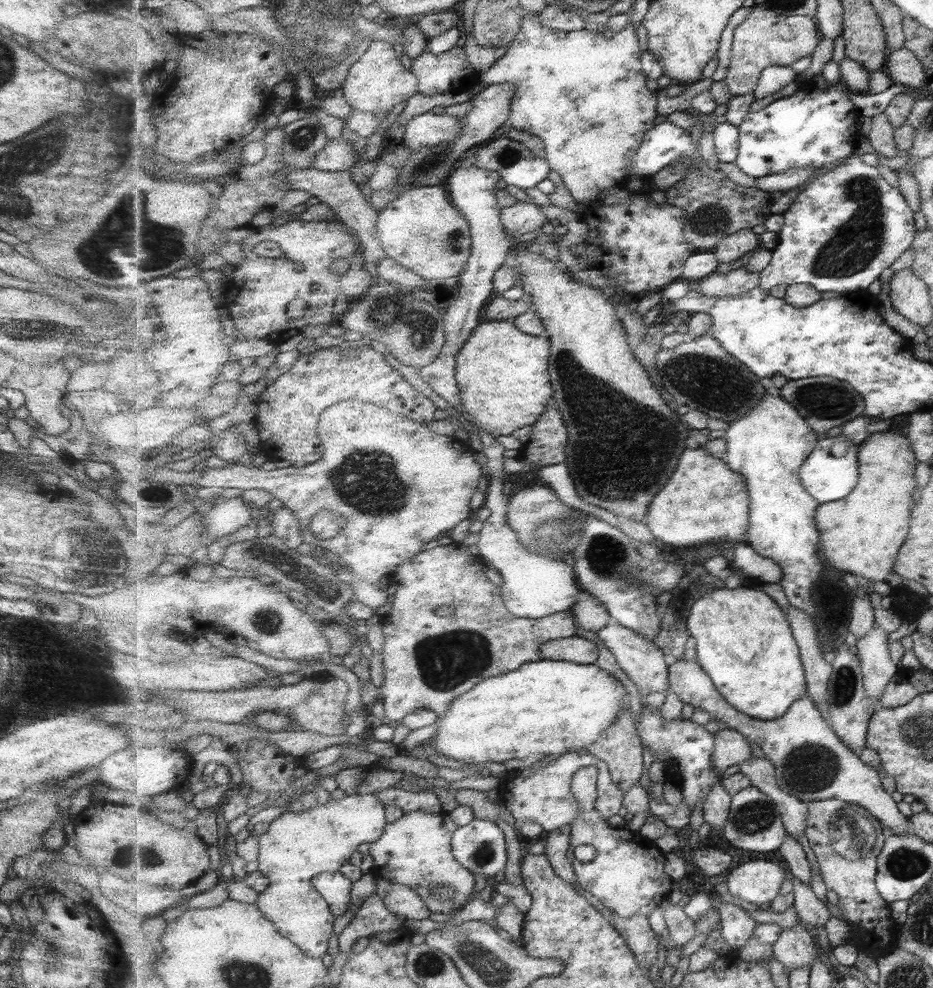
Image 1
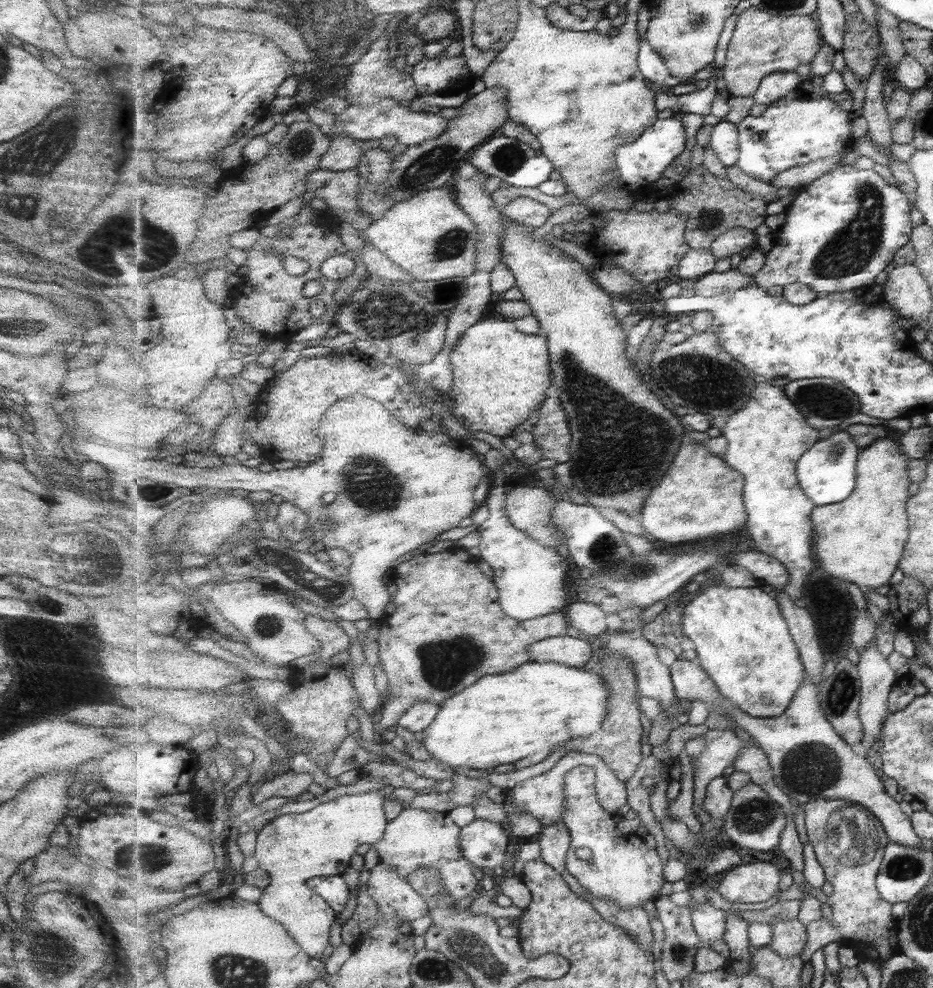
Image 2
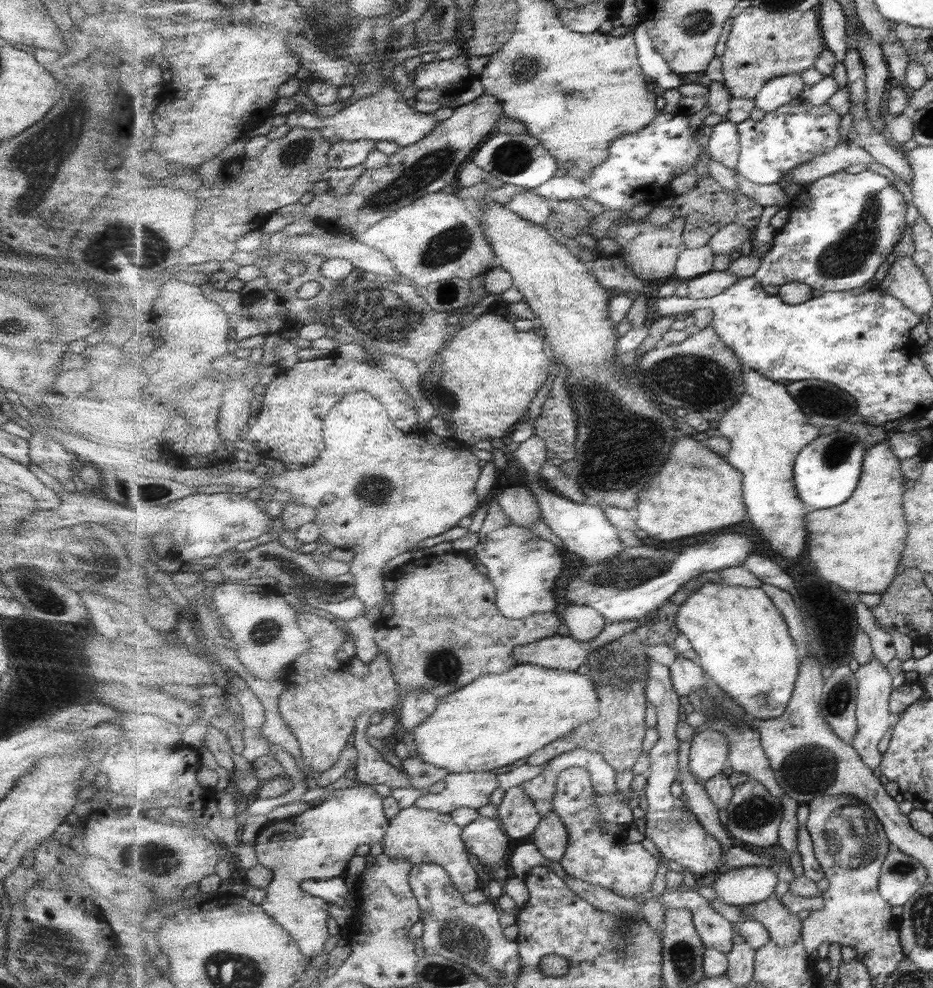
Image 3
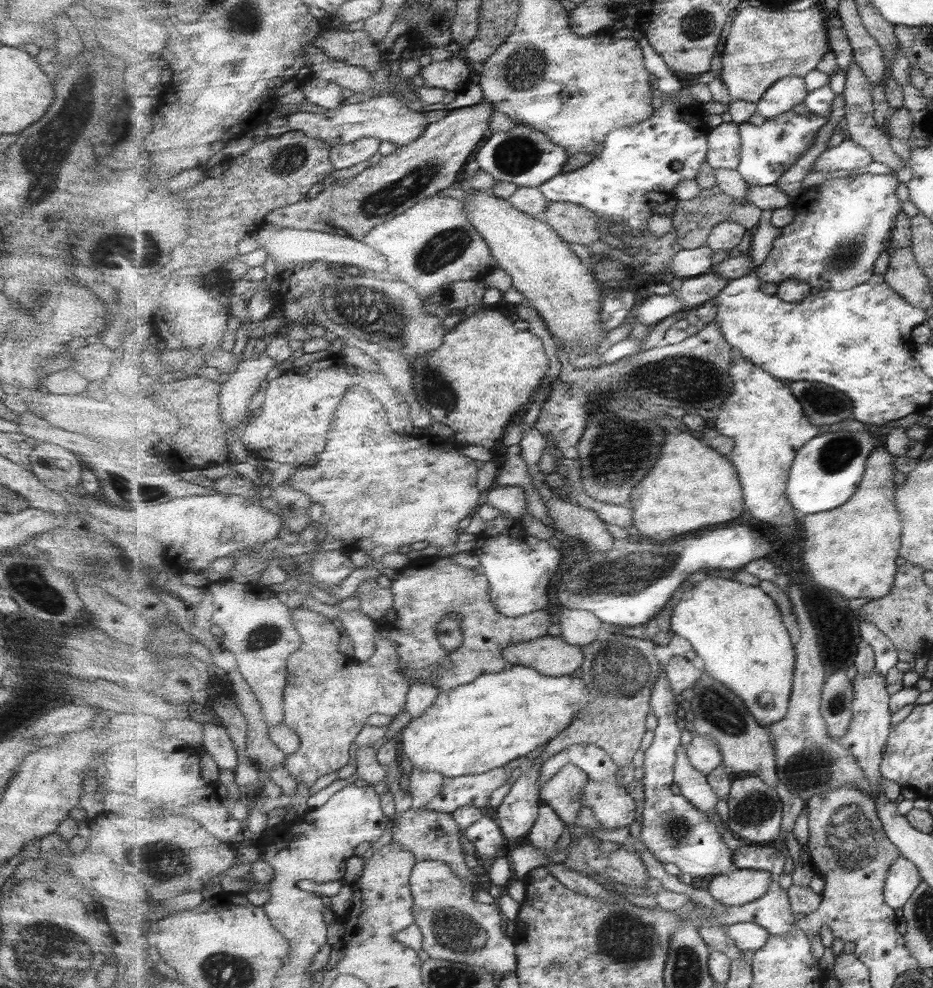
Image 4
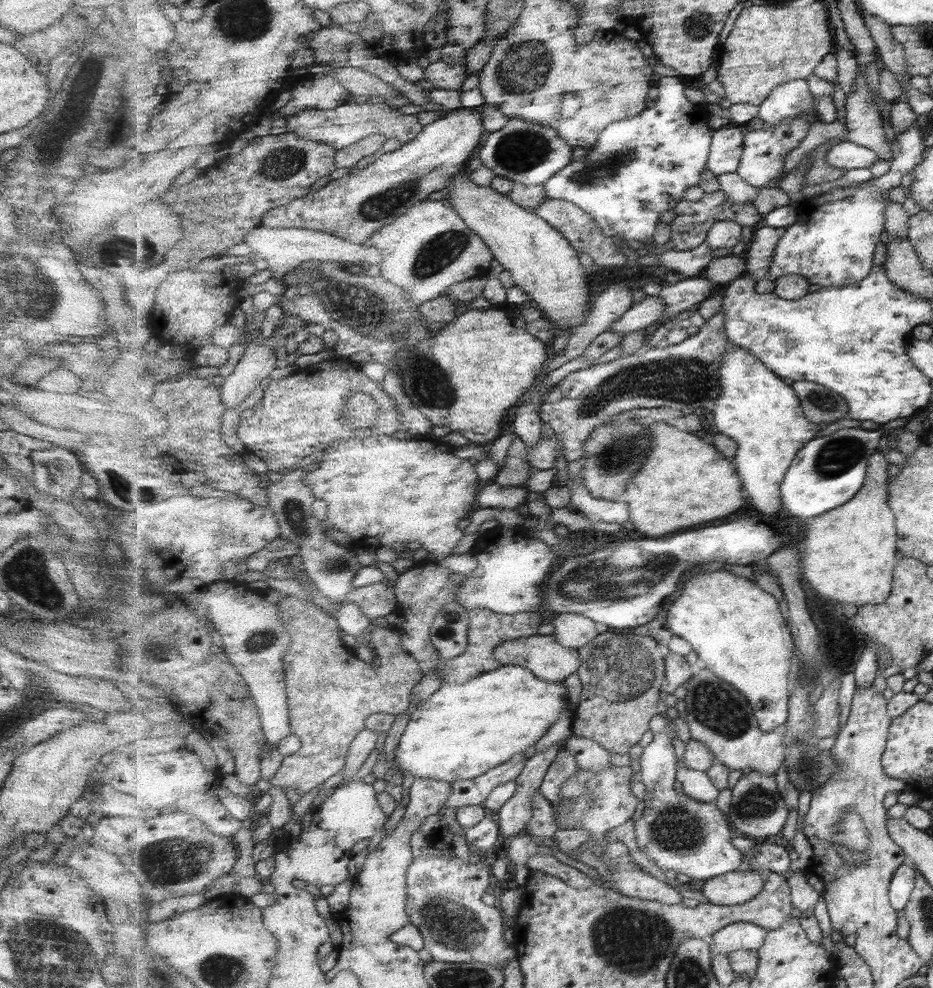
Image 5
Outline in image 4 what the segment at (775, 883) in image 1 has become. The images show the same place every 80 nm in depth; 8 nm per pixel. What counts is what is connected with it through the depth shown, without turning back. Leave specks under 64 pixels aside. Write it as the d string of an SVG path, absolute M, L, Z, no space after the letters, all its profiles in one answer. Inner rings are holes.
M737 869L731 874L713 877L708 891L723 904L742 906L768 894L777 876L759 869Z

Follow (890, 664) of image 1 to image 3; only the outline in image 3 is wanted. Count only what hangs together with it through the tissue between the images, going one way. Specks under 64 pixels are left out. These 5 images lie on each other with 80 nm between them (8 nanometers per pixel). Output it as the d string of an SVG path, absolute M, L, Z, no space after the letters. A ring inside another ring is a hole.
M875 657L869 664L860 666L856 670L856 676L858 682L856 716L859 728L855 738L849 743L857 749L867 766L874 773L878 773L884 756L877 746L891 728L890 699L893 693L893 676L891 676L889 668L885 664L881 664L879 658Z

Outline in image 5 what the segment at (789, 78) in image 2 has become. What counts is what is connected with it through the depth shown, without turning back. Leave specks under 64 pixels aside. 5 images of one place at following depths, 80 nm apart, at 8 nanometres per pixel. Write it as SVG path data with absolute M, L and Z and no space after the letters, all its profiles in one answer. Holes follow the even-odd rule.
M807 79L791 80L776 86L769 98L759 105L759 116L768 125L779 124L789 119L805 118L803 112L811 112L819 120L814 107L815 95L809 90Z

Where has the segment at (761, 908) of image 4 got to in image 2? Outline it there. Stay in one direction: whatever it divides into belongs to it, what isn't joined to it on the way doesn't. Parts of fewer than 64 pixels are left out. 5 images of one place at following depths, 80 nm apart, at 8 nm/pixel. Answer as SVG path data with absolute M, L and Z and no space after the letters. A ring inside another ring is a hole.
M777 919L777 921L769 923L773 925L774 932L772 943L769 946L783 958L793 958L794 956L800 956L800 954L802 957L808 943L808 927L806 924L798 919Z

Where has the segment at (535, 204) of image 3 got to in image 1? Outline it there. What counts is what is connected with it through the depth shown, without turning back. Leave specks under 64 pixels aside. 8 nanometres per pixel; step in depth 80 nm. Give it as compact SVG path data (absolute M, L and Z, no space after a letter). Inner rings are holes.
M519 202L515 206L502 207L502 220L505 231L511 237L540 230L548 221L541 207L534 202Z

